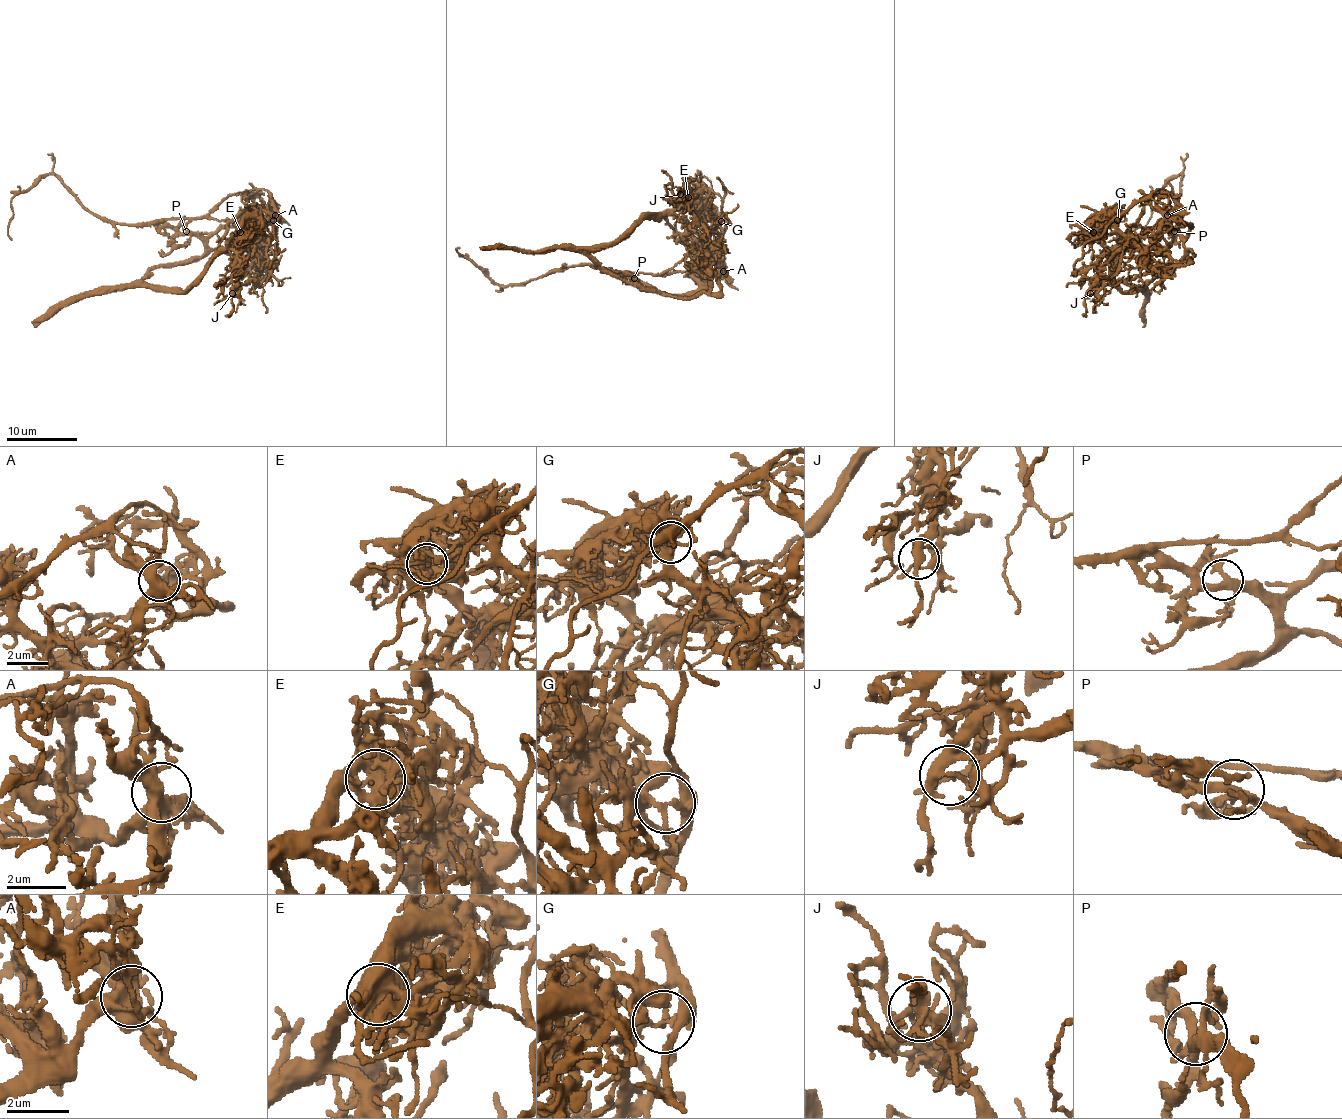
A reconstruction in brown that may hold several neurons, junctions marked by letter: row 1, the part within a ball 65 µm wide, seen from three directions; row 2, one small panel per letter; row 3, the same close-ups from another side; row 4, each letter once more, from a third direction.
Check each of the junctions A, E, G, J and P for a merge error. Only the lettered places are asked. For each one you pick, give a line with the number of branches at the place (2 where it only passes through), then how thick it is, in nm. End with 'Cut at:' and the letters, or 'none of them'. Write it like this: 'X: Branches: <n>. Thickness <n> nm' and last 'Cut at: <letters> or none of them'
E: Branches: 5. Thickness 650 nm
G: Branches: 6. Thickness 280 nm
Cut at: E, G

